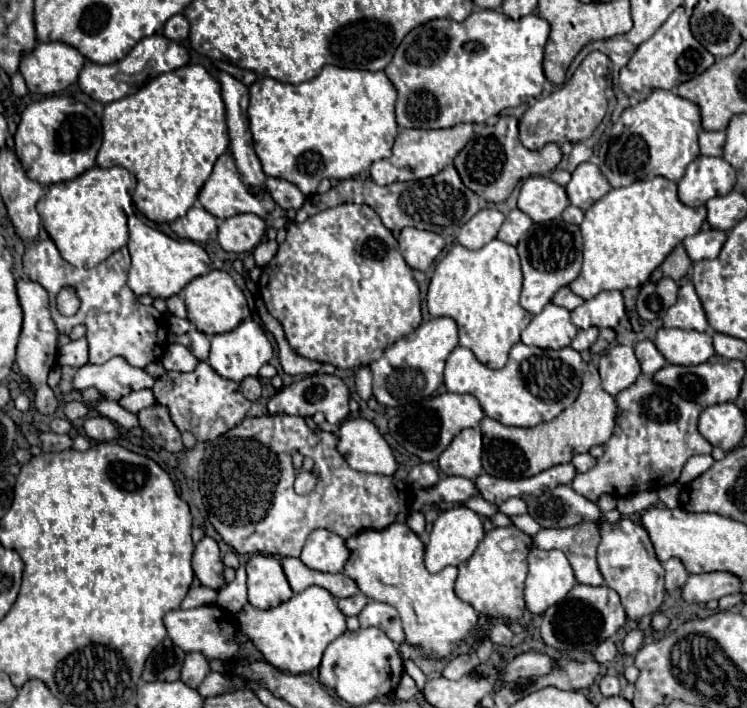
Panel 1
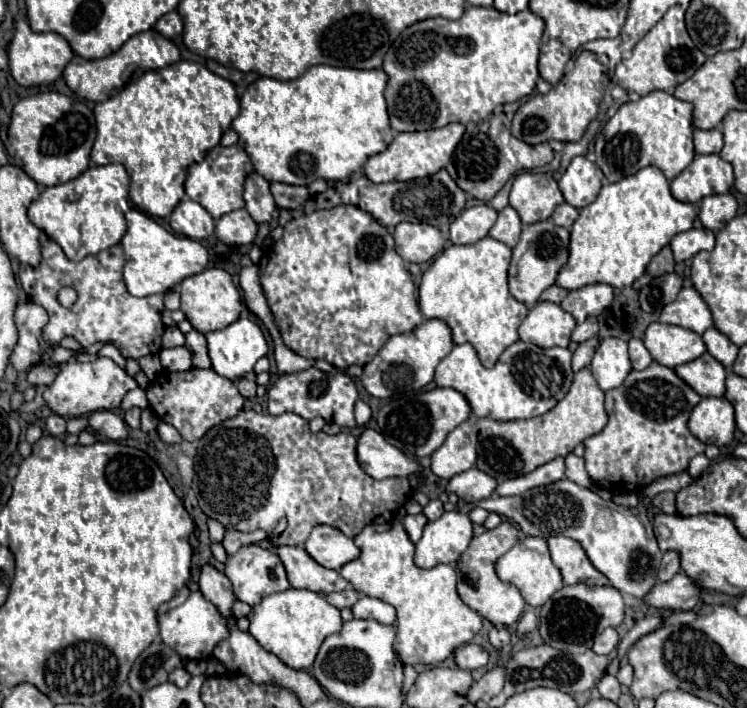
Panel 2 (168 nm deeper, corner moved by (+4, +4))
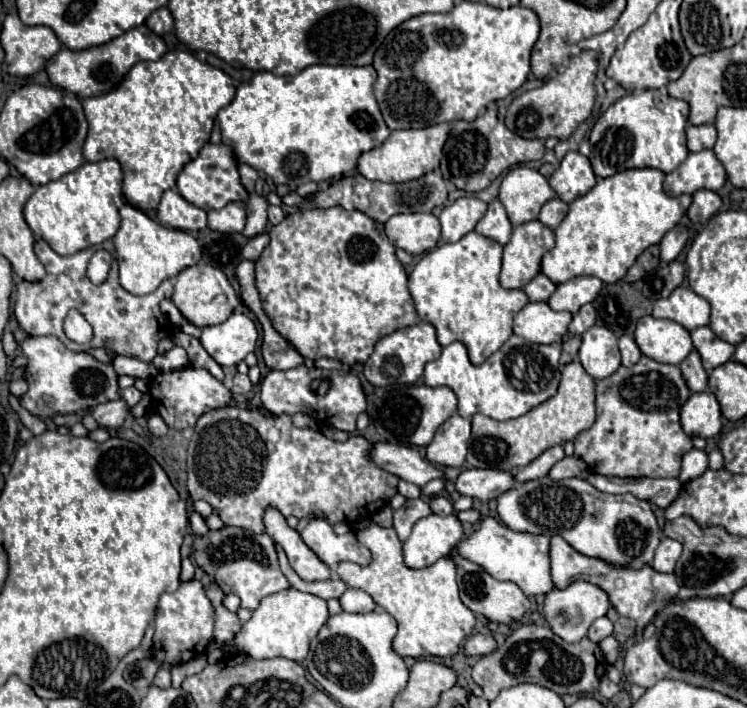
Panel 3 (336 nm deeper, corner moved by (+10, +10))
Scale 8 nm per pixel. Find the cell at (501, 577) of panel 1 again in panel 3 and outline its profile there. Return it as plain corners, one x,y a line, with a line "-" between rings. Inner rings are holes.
454,547
450,553
450,559
456,563
456,571
458,571
458,587
460,587
460,599
462,603
472,609
474,613
480,613
484,617
488,617
490,621
498,621
498,623
512,623
522,619
522,615
530,609
530,601
526,599
526,595
520,591
520,587
516,583
510,581
496,581
494,577
490,577
480,565
464,559
458,549

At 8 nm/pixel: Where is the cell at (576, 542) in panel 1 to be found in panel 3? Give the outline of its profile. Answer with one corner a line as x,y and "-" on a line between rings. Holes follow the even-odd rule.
554,535
550,541
550,563
552,563
552,581
558,589
568,587
576,579
590,579
592,583
596,583
598,587
602,587
608,593
614,609
620,615
632,617
638,623
638,629
644,629
654,619
654,615
678,595
676,575
658,573
650,565
646,565
642,569
612,567
606,561
592,559
592,557
578,553
560,535

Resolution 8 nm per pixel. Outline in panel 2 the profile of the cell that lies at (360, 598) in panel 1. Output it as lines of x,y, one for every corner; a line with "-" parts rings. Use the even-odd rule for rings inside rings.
346,587
346,589
340,591
340,593
326,593
324,597
326,597
326,601
328,601
330,605
342,609
342,607
352,607
352,605
356,603
356,599
358,599
358,593
356,593
352,587

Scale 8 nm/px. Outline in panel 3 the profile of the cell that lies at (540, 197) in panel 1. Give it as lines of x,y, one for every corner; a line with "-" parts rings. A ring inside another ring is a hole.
530,167
510,169
502,179
498,195
514,227
526,221
534,221
542,205
554,197
556,193
548,185
546,177
542,177
540,171

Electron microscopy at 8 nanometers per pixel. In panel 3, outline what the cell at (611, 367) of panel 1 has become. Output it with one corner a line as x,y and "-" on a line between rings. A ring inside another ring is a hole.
590,327
582,335
580,363
586,373
596,381
610,377
622,363
618,351
618,337
606,327

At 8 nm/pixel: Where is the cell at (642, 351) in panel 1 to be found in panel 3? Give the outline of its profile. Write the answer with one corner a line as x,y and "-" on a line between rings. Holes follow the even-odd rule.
622,335
618,345
620,345
620,353
622,353
622,365
634,365
634,363
640,361
642,353
640,353
640,349
638,349
634,337

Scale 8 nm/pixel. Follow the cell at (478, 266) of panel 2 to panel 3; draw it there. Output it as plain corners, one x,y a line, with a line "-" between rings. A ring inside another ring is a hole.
470,231
456,243
444,243
426,253
408,279
416,311
436,327
438,343
462,341
474,365
486,361
512,335
514,315
528,303
524,291
508,291
498,283
502,245

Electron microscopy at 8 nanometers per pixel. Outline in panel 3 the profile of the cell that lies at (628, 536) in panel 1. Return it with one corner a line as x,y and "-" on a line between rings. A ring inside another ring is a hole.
540,477
516,483
496,499
496,511
512,531
540,533
548,537
560,535
578,553
624,569
642,569
644,565
650,565
662,537
648,501
640,501
632,495
600,493
584,479
552,481
550,477

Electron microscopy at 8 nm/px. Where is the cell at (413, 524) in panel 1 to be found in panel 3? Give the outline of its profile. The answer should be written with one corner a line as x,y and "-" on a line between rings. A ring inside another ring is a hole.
408,499
398,511
394,511
394,529
400,541
406,541
418,519
430,515
430,507
424,499

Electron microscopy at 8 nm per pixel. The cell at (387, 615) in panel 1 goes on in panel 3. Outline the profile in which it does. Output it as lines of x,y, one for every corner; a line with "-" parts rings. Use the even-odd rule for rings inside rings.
346,589
346,593
340,597
340,603
348,613
370,613
376,609
374,599
360,589

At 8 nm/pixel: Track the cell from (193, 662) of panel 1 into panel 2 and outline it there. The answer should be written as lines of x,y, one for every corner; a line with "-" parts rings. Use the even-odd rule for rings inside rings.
180,667
180,669
172,671
172,675
168,675
168,681
174,683
176,687
186,687
186,683
190,681
190,673
184,667

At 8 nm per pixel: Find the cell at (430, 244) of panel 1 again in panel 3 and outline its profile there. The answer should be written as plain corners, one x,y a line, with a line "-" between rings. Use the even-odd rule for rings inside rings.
432,213
394,215
386,221
390,243
410,255
422,255
440,241
440,223

